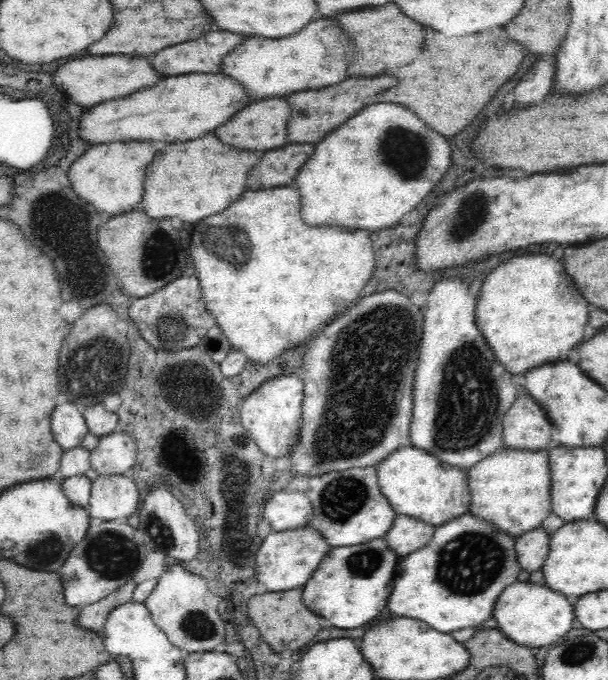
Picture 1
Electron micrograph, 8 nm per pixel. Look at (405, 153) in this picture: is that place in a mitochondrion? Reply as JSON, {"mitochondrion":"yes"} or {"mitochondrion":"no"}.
{"mitochondrion":"yes"}

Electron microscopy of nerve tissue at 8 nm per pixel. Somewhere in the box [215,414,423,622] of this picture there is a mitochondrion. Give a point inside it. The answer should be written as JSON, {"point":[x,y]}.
{"point":[340,499]}

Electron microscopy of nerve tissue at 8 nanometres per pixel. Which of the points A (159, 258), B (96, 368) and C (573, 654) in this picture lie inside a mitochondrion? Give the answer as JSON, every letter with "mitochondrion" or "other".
{"A":"mitochondrion","B":"mitochondrion","C":"mitochondrion"}

